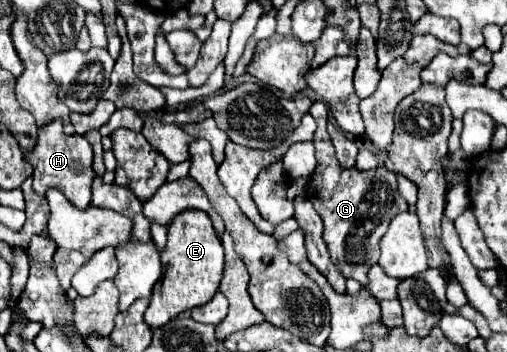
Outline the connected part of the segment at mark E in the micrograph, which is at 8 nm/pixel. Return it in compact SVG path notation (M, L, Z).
M184 210L170 222L168 242L160 252L162 258L162 278L154 286L150 306L144 314L148 326L158 328L176 318L184 310L192 310L212 300L218 292L218 284L222 280L224 270L224 250L214 232L210 216L202 210Z

